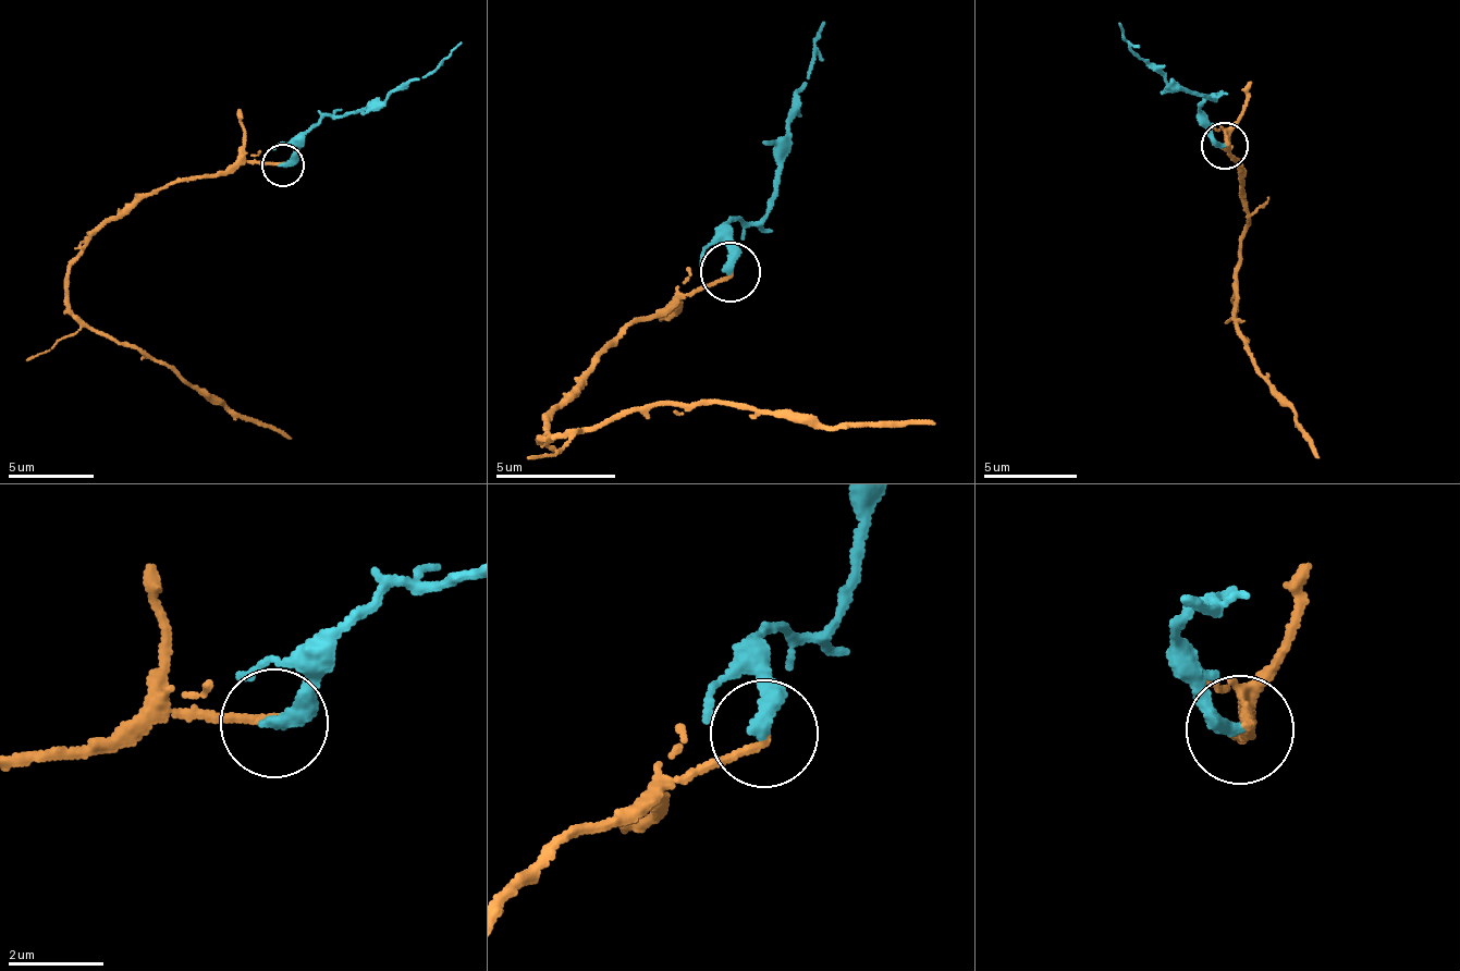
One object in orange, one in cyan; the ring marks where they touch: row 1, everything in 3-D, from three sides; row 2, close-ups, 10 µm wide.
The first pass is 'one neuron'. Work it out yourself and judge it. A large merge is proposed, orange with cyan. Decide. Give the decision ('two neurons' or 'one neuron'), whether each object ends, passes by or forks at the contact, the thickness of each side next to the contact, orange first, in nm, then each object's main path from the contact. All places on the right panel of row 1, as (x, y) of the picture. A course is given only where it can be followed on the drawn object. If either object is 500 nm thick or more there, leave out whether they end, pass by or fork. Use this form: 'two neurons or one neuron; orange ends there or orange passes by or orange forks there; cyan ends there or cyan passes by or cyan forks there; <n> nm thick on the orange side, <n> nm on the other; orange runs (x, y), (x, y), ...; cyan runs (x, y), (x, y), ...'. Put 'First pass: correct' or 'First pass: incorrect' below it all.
two neurons; orange ends there; cyan ends there; 160 nm thick on the orange side, 320 nm on the other; orange runs (1225, 144), (1228, 139), (1219, 145), (1235, 166), (1244, 200), (1247, 231), (1235, 323), (1260, 372), (1321, 457); cyan runs (1225, 144), (1202, 111), (1214, 96), (1169, 87), (1136, 54), (1118, 21)
First pass: incorrect

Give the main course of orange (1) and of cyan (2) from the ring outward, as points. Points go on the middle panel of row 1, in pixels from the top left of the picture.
1: (728, 273), (624, 322), (576, 378), (541, 441), (555, 442), (654, 402), (752, 405), (837, 425), (936, 426)
2: (728, 273), (732, 224), (761, 219), (777, 145), (812, 63), (821, 21)

